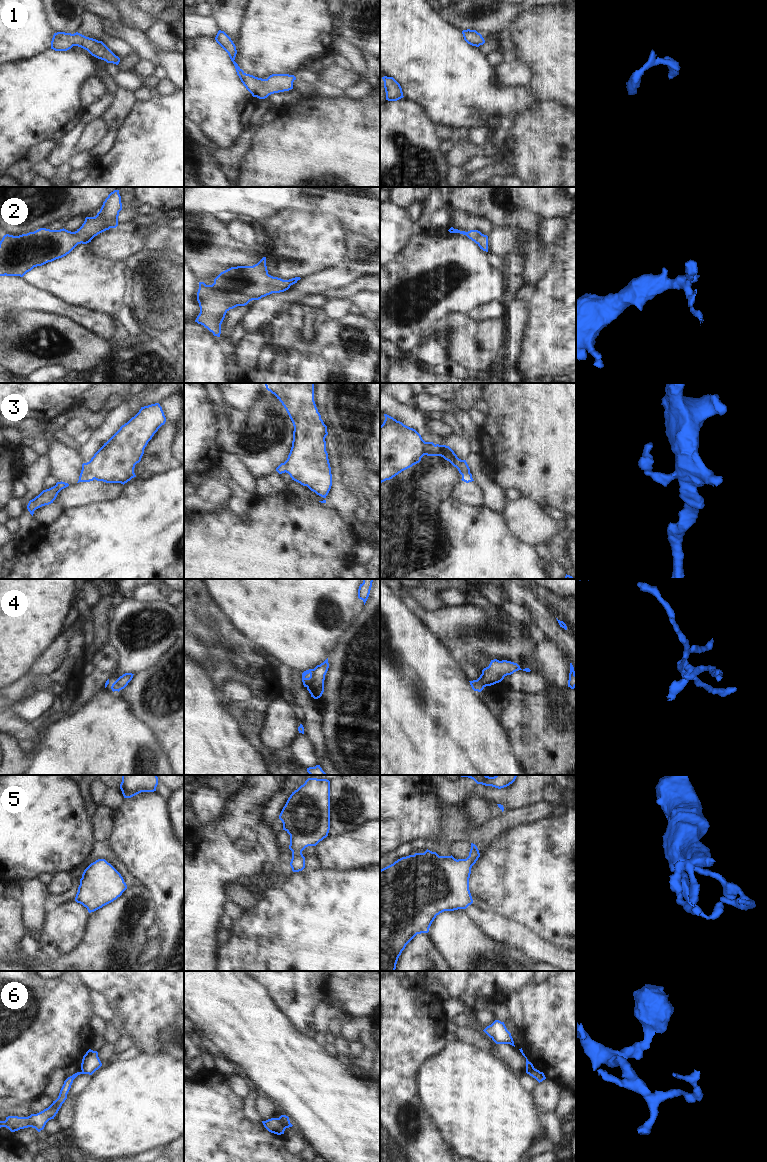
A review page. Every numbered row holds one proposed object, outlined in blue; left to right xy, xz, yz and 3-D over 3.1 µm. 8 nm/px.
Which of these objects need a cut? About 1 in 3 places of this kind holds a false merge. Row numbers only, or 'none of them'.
3, 4, 6

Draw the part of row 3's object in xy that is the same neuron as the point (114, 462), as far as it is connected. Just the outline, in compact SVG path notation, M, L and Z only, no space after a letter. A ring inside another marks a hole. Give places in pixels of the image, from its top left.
M159 403L141 407L91 458L91 477L123 485L136 477L135 465L141 461L148 442L165 422Z

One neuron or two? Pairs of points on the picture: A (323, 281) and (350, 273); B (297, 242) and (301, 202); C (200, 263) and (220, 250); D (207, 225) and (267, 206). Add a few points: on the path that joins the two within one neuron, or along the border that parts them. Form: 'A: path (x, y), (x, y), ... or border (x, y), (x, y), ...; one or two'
A: path (330, 278), (343, 273); one
B: border (277, 211), (292, 209), (322, 213); two
C: path (205, 258), (215, 250); one
D: border (194, 210), (213, 215); two

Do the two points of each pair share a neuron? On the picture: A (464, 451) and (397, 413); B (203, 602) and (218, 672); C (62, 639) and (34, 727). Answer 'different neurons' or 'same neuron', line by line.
A: same neuron
B: same neuron
C: different neurons

